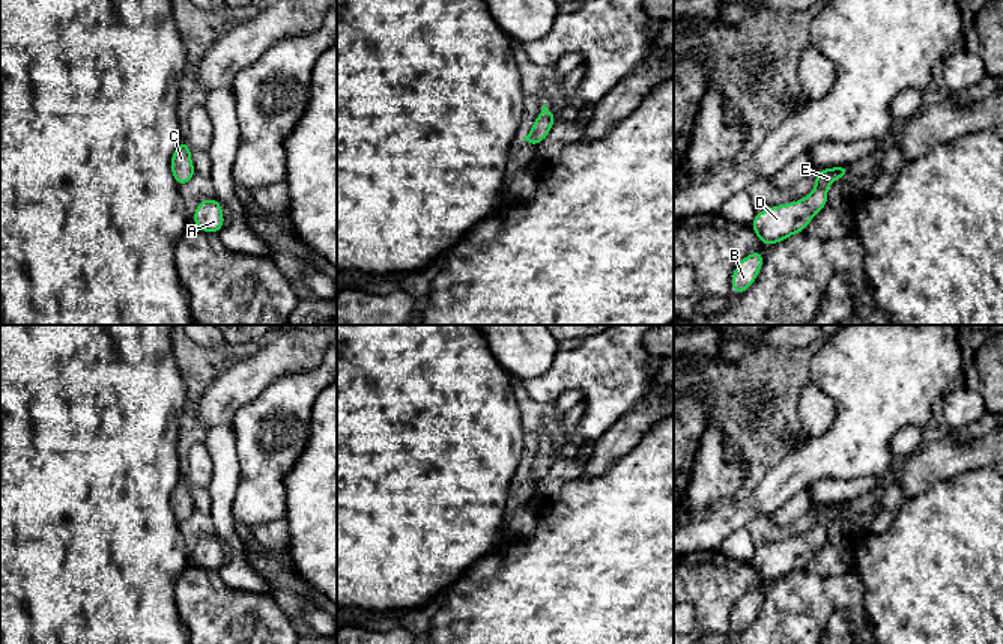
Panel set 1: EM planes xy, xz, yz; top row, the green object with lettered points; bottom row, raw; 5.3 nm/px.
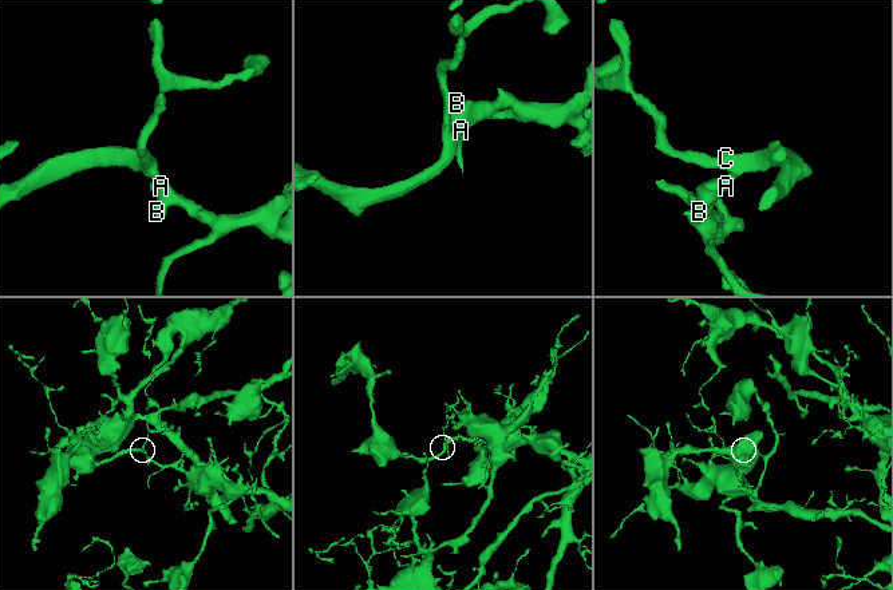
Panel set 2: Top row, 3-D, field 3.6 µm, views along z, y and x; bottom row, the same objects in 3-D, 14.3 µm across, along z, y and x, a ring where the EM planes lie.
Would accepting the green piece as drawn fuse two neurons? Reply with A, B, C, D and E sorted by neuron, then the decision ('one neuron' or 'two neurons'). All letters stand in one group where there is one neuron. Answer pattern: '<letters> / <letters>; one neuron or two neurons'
A B C D E; one neuron

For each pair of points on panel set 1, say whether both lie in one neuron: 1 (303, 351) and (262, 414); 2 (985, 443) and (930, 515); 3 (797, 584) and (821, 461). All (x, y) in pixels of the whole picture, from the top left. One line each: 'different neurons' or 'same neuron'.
1: different neurons
2: different neurons
3: different neurons

